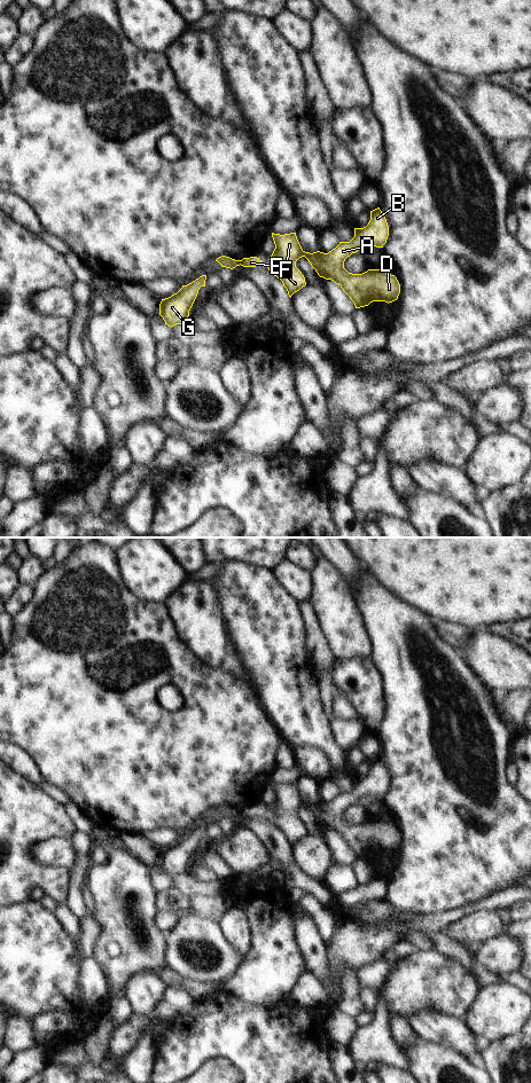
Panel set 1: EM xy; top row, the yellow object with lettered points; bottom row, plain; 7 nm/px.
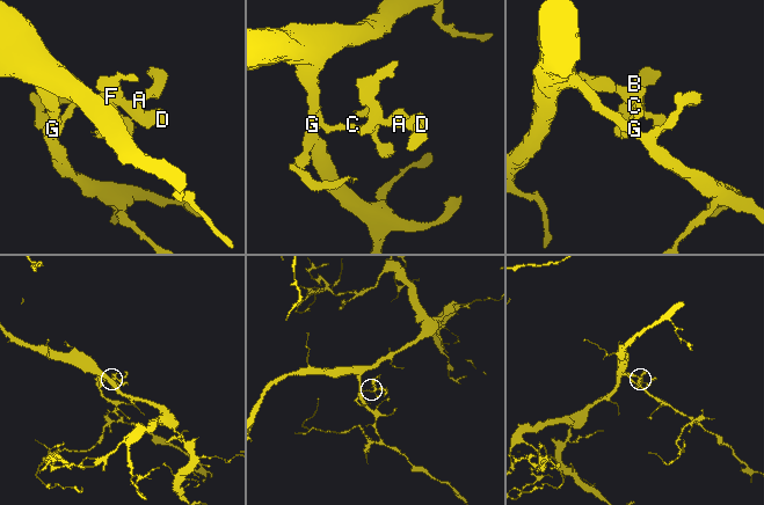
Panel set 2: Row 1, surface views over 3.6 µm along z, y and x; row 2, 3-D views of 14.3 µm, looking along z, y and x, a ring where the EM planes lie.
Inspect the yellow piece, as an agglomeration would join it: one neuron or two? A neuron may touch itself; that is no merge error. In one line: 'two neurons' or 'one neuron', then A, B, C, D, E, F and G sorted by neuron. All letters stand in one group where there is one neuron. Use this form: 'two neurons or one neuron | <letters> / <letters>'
two neurons | A B C D E F / G

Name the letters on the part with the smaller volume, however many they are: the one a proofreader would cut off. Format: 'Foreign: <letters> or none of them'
Foreign: A, B, C, D, E, F

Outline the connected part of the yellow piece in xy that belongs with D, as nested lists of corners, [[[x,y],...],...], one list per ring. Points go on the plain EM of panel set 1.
[[[380,758],[370,761],[370,770],[364,778],[354,778],[354,787],[323,803],[305,802],[296,783],[274,784],[275,799],[268,809],[273,816],[270,822],[280,829],[289,847],[306,835],[305,827],[296,817],[296,811],[305,807],[320,827],[331,830],[354,853],[356,858],[368,856],[373,852],[392,853],[398,849],[400,834],[395,825],[381,819],[368,819],[362,824],[352,824],[344,818],[344,811],[365,796],[383,798],[389,786],[389,776]]]

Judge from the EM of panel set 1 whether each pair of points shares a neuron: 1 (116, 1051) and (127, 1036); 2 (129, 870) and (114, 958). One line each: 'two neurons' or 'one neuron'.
1: one neuron
2: one neuron

